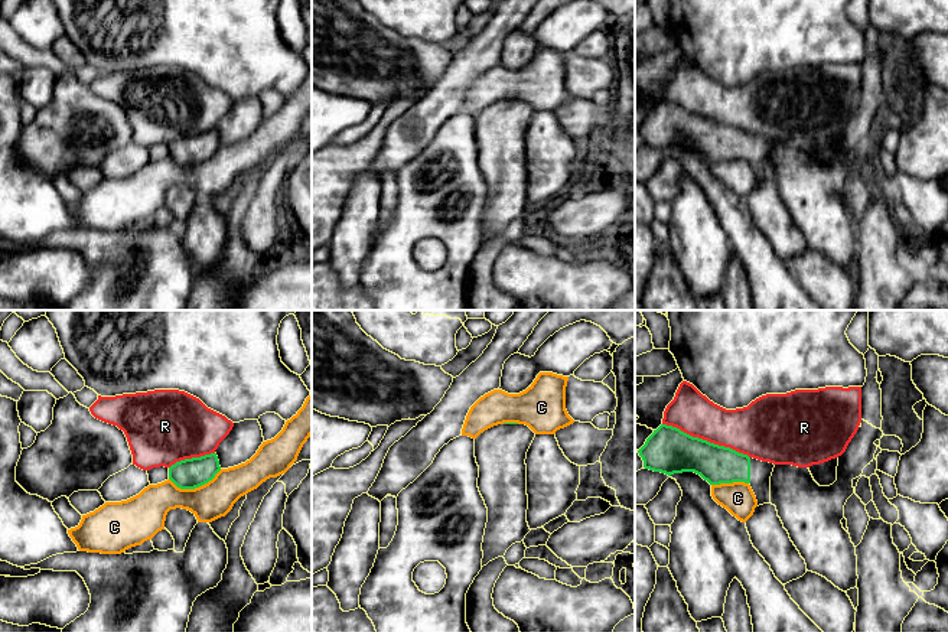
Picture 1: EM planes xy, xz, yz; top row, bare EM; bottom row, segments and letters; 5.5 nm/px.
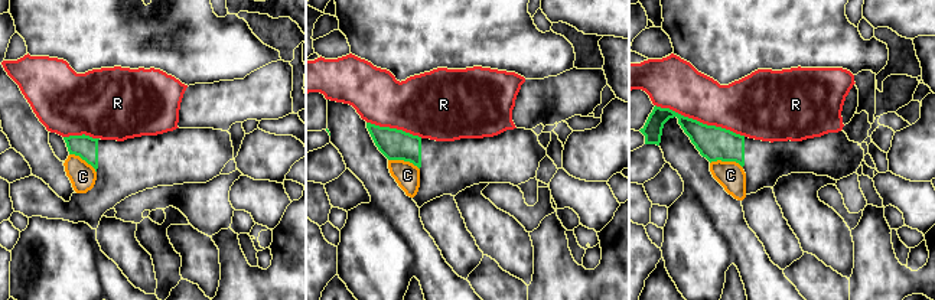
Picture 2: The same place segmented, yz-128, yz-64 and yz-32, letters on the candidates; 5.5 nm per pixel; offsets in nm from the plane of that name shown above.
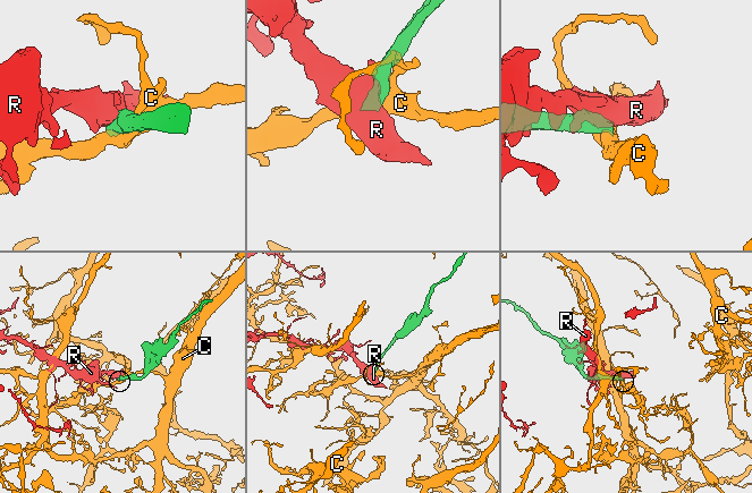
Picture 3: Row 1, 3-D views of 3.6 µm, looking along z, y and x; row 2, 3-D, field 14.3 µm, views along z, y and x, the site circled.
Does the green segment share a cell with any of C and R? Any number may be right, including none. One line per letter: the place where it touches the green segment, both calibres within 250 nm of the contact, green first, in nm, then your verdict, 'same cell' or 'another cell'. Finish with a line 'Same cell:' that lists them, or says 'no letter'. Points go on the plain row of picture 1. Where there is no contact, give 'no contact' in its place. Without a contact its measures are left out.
C: meets green in xy at (195, 163); 170 nm thick on the green side, 200 nm on the other; another cell
R: meets green in yz at (706, 117); 260 nm thick on the green side, 260 nm on the other; another cell
Same cell: no letter

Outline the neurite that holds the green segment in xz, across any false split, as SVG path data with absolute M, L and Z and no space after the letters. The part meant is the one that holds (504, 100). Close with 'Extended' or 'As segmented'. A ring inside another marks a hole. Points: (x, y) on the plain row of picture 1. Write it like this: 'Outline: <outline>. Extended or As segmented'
Outline: M504 100L493 102L475 115L475 134L479 143L478 164L488 185L488 199L482 219L482 244L504 234L506 227L524 218L531 208L527 199L527 128L535 110L525 101Z. Extended

